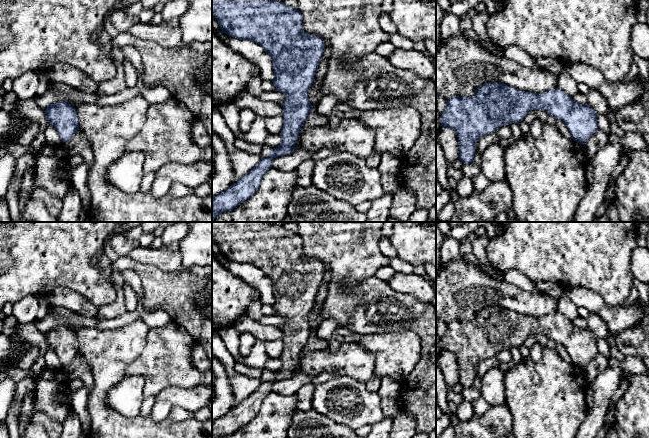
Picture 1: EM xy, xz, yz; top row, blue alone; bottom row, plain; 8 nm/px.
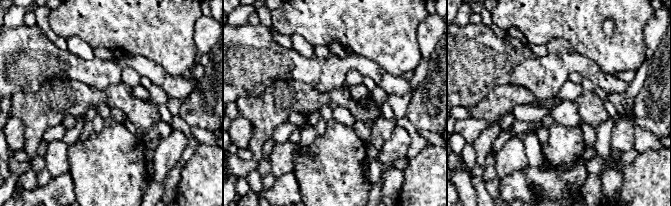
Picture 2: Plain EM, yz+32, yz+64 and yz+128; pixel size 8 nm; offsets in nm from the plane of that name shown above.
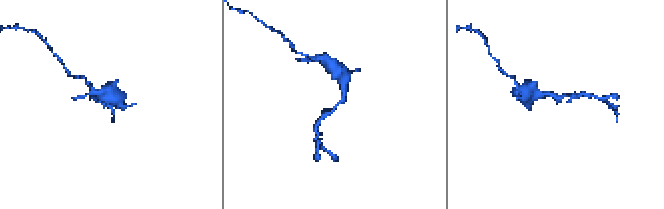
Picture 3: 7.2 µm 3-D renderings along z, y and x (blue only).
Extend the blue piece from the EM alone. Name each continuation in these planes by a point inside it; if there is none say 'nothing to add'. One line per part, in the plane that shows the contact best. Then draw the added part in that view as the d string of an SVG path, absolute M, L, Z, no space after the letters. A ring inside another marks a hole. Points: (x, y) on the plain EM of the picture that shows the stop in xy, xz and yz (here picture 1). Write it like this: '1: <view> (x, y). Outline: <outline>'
nothing to add

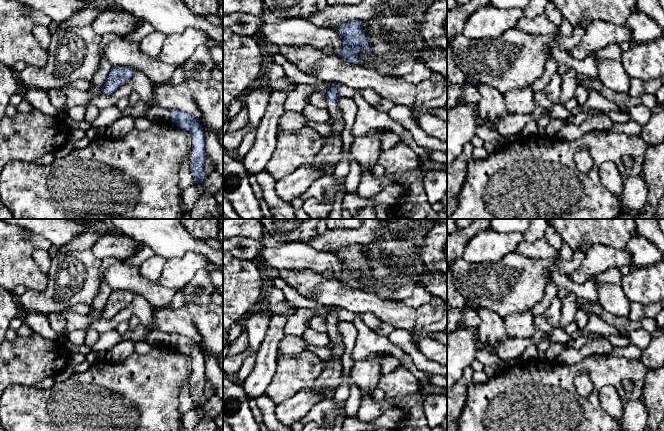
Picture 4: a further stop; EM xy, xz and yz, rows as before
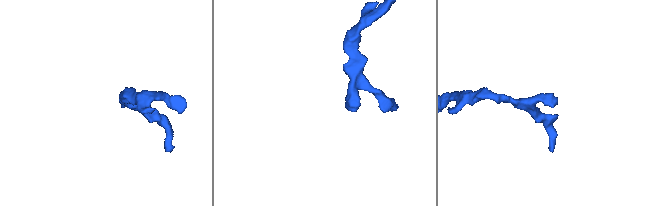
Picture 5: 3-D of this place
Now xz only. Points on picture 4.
1: xz (330, 379). Outline: M327 325L326 333L333 344L330 348L333 360L324 362L325 367L313 385L314 392L322 393L324 399L333 398L335 391L342 384L341 356L344 350L343 338L335 327Z

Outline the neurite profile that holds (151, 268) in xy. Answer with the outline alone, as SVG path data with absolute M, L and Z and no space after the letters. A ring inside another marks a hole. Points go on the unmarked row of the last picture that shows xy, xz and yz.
M157 254L148 258L139 266L141 275L156 282L162 273L165 261L165 258Z

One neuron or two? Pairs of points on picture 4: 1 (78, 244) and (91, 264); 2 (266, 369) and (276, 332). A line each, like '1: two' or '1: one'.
1: two
2: one

